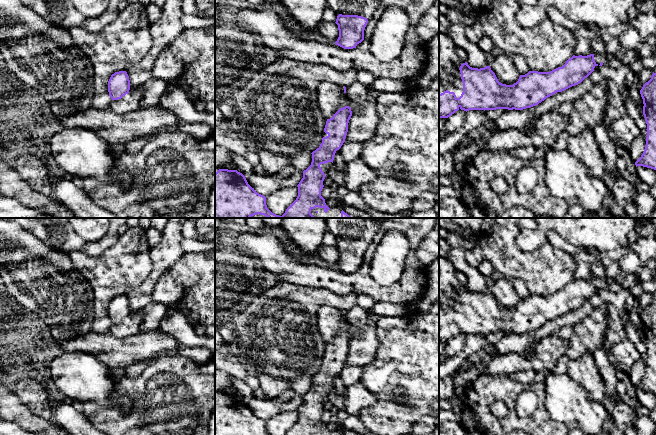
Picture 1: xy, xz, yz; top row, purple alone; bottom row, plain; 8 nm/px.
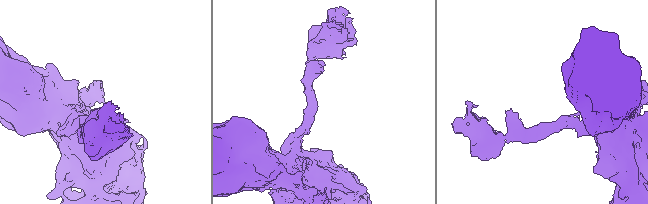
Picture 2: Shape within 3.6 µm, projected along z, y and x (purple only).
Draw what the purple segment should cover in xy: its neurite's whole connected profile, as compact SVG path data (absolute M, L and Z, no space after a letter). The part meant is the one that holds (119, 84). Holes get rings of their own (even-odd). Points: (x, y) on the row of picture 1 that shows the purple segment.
M126 71L115 72L108 81L108 92L112 100L121 99L129 93L130 80Z

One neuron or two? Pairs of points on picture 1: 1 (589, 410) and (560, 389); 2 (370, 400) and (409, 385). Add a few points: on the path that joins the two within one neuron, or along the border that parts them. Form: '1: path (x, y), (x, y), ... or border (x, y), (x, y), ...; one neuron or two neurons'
1: path (582, 410), (567, 396); one neuron
2: border (360, 381), (374, 394), (376, 402), (358, 413); two neurons

